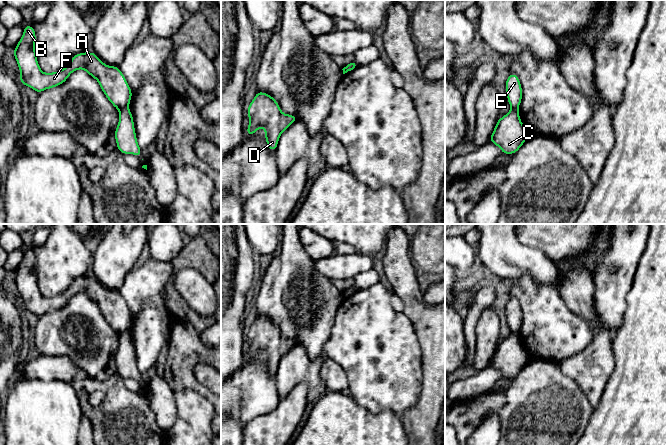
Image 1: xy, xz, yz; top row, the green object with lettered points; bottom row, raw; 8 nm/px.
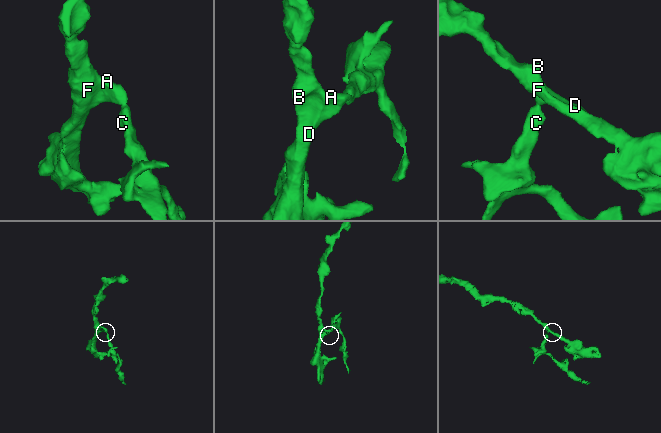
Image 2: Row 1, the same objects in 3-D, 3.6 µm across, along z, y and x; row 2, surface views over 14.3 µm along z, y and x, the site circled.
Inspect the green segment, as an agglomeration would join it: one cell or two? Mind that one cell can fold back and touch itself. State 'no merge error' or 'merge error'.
merge error

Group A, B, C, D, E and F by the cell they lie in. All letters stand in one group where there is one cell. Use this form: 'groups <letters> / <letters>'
groups A B D E F / C

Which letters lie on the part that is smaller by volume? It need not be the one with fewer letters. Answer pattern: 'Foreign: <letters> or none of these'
Foreign: C

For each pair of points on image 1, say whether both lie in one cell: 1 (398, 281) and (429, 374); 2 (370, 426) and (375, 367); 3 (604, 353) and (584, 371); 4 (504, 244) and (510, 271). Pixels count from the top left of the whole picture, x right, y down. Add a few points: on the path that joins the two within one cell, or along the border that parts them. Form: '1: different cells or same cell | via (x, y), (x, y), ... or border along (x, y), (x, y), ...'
1: same cell | via (414, 304), (415, 308), (430, 323), (430, 351)
2: different cells | border along (352, 398), (371, 412), (391, 410), (394, 413)
3: same cell | via (599, 358), (589, 368)
4: same cell | via (502, 251), (502, 260), (505, 264)

